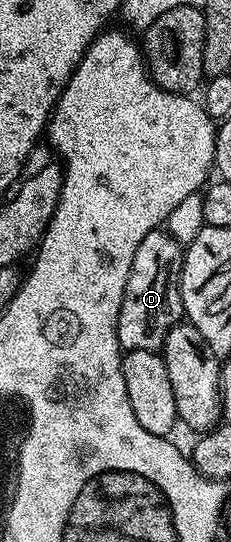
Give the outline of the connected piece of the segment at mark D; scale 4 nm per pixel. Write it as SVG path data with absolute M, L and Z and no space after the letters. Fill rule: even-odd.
M168 231L149 232L147 238L139 242L117 315L117 337L125 352L161 352L167 334L175 325L182 323L185 307L181 297L181 267L184 257L182 244Z

